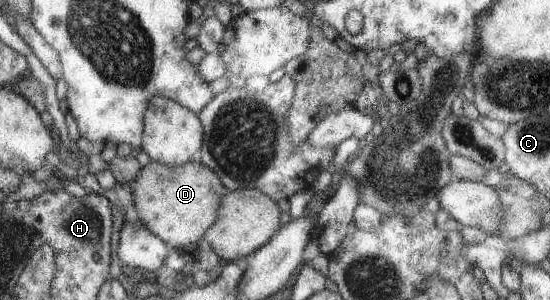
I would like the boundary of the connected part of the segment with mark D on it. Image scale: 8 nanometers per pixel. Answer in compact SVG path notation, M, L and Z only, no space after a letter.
M198 159L183 164L181 167L171 167L169 164L150 160L136 180L130 183L130 188L133 195L132 206L140 222L144 222L146 228L154 236L158 236L172 249L182 250L196 248L206 232L218 222L222 200L227 193L218 173L200 163Z

